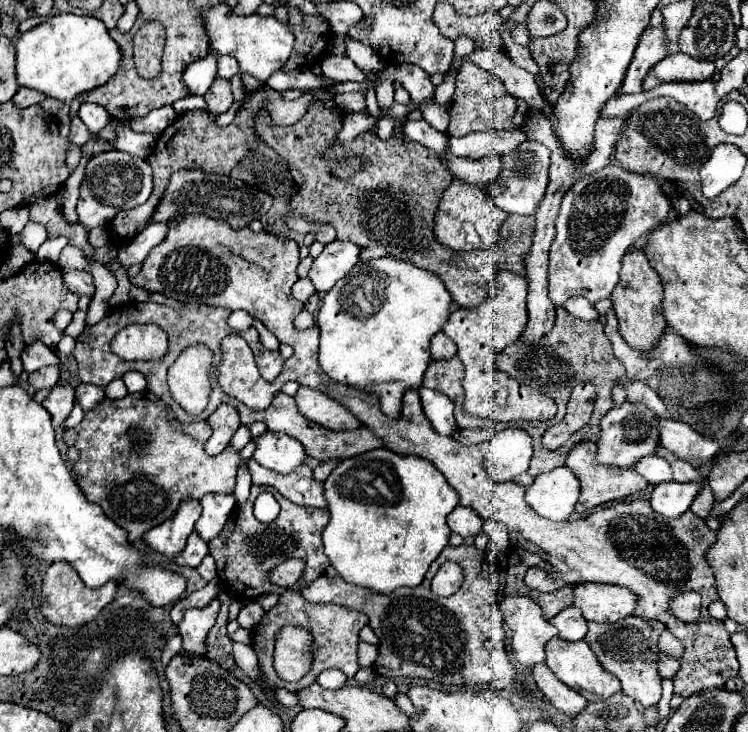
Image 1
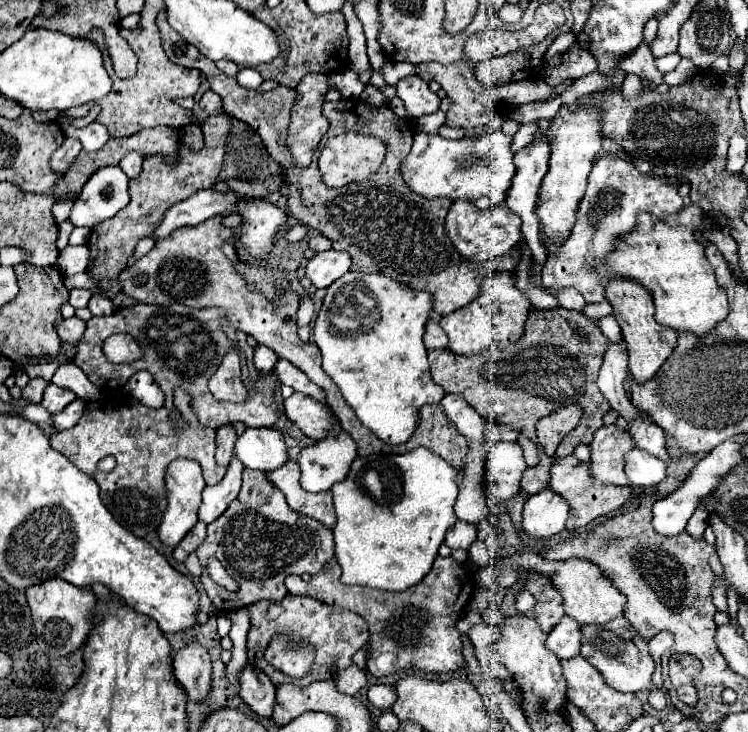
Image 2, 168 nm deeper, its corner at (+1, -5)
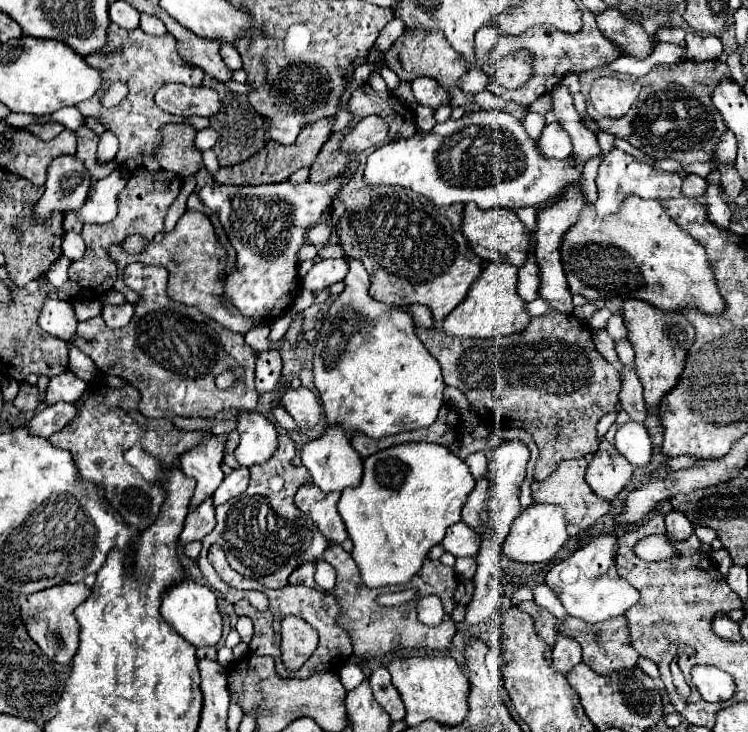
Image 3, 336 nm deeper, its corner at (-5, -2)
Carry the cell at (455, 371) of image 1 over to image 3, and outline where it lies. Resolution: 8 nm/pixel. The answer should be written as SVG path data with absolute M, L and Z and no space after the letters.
M545 313L529 321L525 331L509 337L497 339L461 339L449 337L441 327L419 327L417 337L429 349L429 353L439 361L443 369L445 385L457 387L467 399L477 417L489 425L505 425L505 427L519 427L531 433L535 445L539 447L539 457L535 463L533 479L543 481L555 469L559 461L585 457L587 453L595 453L599 447L597 441L597 423L599 419L613 411L617 405L617 393L621 387L619 373L605 357L595 349L591 339L591 327L567 313Z

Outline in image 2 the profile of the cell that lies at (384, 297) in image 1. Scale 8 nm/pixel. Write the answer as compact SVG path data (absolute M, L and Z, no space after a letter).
M349 270L327 288L319 310L313 340L323 354L323 370L339 386L345 402L375 436L389 444L403 444L415 430L417 410L423 404L437 404L445 392L431 380L423 332L433 312L433 298L425 290L411 290L385 274L363 274Z

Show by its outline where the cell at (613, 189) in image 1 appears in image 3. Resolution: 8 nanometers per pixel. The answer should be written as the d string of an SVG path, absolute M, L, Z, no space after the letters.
M613 149L611 153L605 155L605 159L599 165L597 193L599 193L599 199L595 203L597 215L607 217L607 215L617 213L623 199L629 195L639 195L645 199L661 199L661 197L675 199L675 197L679 197L681 195L681 177L679 177L679 173L669 173L669 171L657 169L657 167L643 163L619 149Z

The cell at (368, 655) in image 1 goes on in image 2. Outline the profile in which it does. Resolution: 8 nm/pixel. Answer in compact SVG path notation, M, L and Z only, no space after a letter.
M355 664L349 666L347 670L341 670L337 676L339 676L339 678L335 678L337 690L343 692L343 694L349 694L349 696L357 694L367 684L365 670L359 668L359 666L355 666Z

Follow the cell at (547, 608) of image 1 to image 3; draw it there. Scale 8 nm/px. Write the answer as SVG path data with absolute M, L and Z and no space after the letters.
M525 601L525 603L521 603L519 607L521 607L525 613L529 613L529 615L533 617L537 633L541 635L541 639L543 639L549 647L553 647L555 641L557 641L557 631L555 631L557 619L555 619L549 611L537 607L533 601Z

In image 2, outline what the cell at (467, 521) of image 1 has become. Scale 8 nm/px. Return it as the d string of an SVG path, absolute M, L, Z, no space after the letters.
M457 520L449 530L447 530L447 538L445 544L449 548L469 548L477 538L477 526L475 524L467 524L463 520Z

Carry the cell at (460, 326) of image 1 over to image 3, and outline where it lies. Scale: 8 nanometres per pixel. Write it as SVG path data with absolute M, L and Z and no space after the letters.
M489 263L483 273L475 279L465 301L461 301L441 323L447 335L459 337L503 337L519 333L527 327L529 315L525 311L525 301L517 295L517 267L509 263Z

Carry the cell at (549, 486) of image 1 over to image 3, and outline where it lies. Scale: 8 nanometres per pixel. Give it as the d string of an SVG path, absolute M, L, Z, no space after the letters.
M537 503L537 505L531 505L513 521L511 531L503 545L503 553L517 563L547 563L555 557L555 553L561 549L565 541L567 541L567 531L565 531L563 509L557 505Z

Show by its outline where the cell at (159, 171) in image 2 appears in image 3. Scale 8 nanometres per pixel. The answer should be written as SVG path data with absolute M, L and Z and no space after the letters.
M147 171L139 175L131 175L125 189L117 197L119 215L105 225L83 225L81 237L87 245L85 257L79 261L71 261L69 265L69 281L57 289L61 301L83 301L83 299L99 299L101 293L109 291L117 279L117 263L107 257L107 249L113 243L123 241L129 235L151 237L163 231L163 219L167 215L169 205L175 201L181 187L181 179L169 171Z

